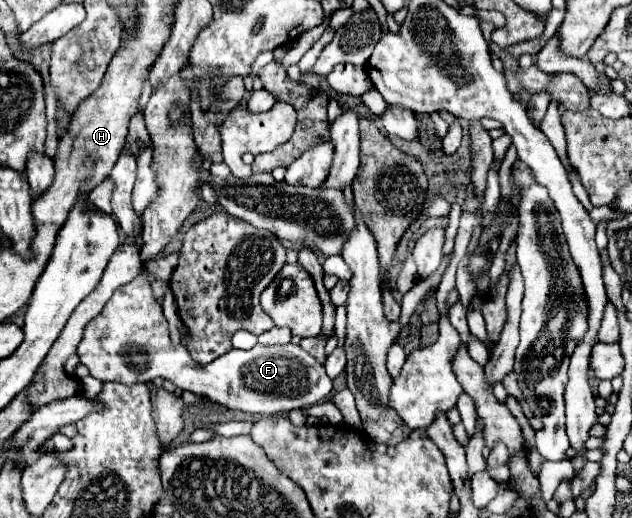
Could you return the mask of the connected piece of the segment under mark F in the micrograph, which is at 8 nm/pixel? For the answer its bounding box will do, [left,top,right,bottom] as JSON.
[78,252,332,416]

